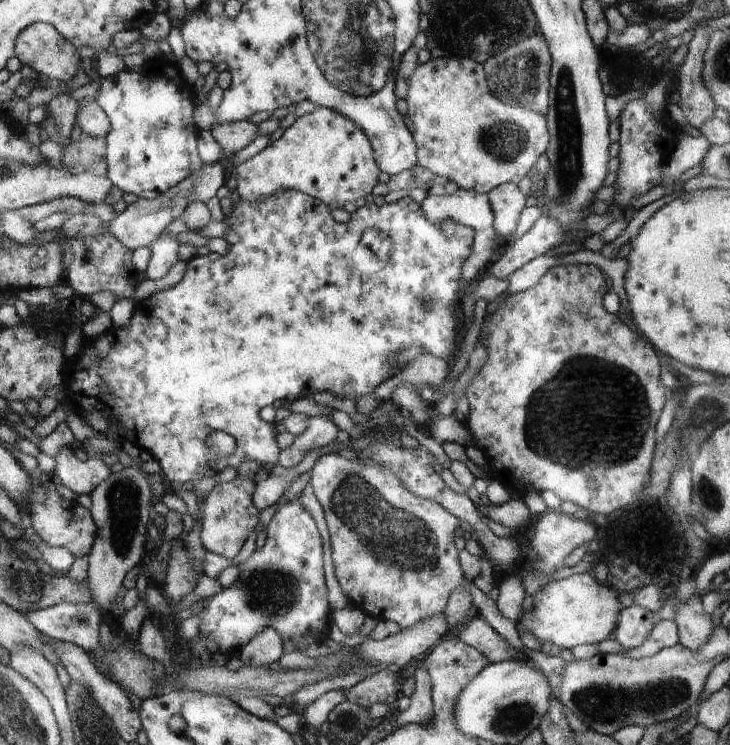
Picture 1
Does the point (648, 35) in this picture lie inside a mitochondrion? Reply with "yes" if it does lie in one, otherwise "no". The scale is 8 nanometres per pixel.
no

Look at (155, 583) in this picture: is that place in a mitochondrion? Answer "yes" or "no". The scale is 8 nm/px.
no

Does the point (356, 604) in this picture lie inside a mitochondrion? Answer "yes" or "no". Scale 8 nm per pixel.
no

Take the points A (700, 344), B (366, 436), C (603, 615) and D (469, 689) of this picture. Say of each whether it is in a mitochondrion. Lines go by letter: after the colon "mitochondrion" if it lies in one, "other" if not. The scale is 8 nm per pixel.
A: other
B: mitochondrion
C: other
D: other

